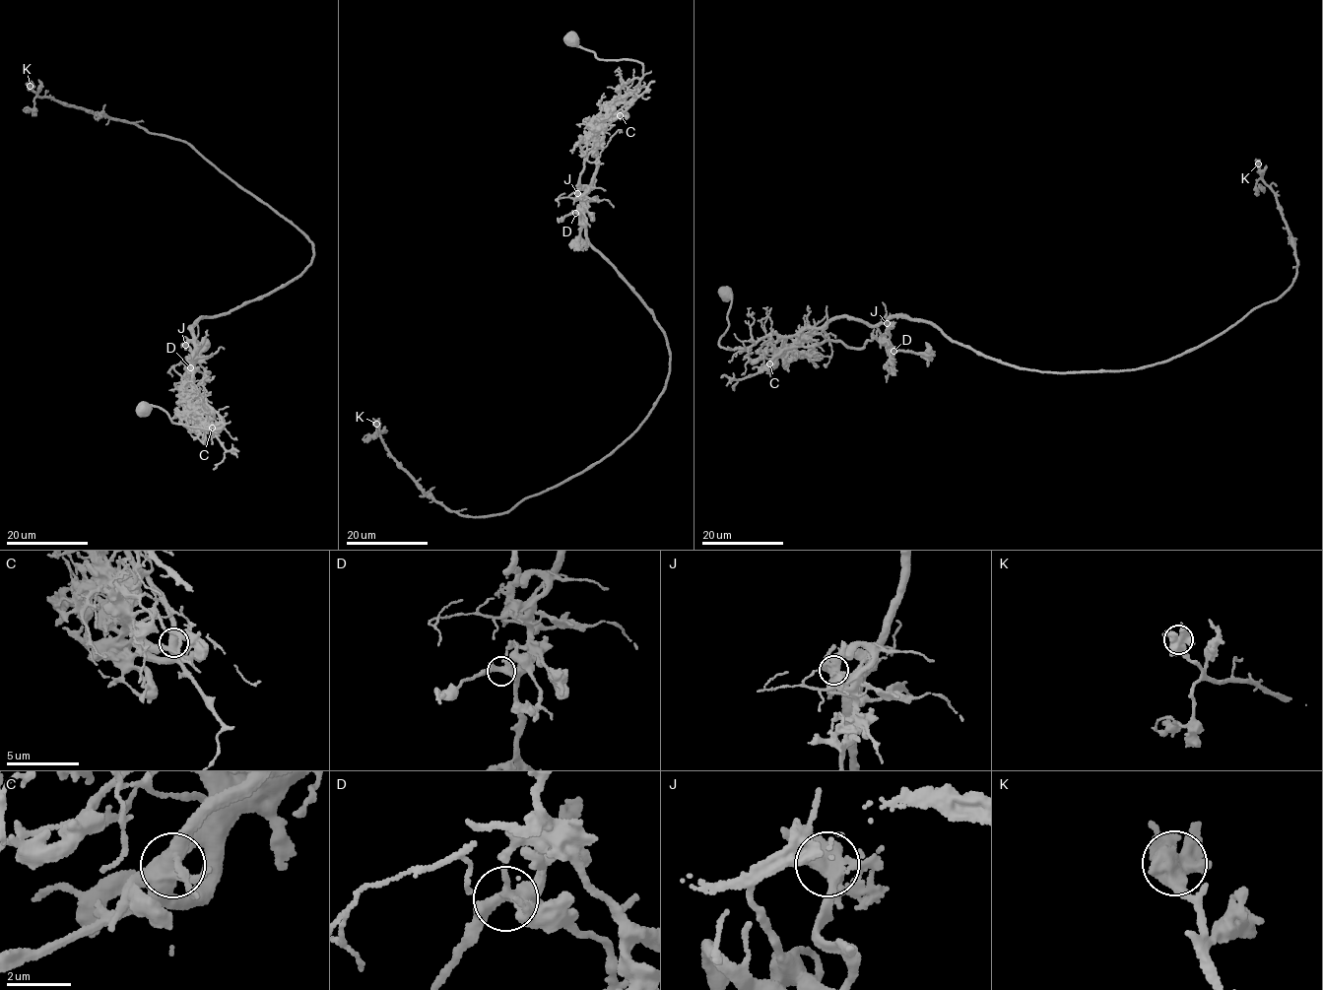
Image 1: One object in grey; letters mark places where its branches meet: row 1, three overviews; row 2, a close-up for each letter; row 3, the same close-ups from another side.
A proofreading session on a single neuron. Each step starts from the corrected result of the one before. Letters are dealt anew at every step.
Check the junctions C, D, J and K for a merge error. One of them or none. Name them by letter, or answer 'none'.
J

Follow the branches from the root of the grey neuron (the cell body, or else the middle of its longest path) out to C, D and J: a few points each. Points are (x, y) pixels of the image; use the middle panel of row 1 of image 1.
C: (572, 39), (597, 58), (637, 60), (642, 65), (638, 88), (616, 99), (608, 114), (620, 115)
D: (572, 39), (597, 58), (637, 60), (643, 68), (638, 88), (621, 98), (600, 126), (596, 172), (575, 213)
J: (572, 39), (597, 58), (637, 60), (643, 68), (638, 88), (621, 98), (600, 126), (594, 177), (577, 192)

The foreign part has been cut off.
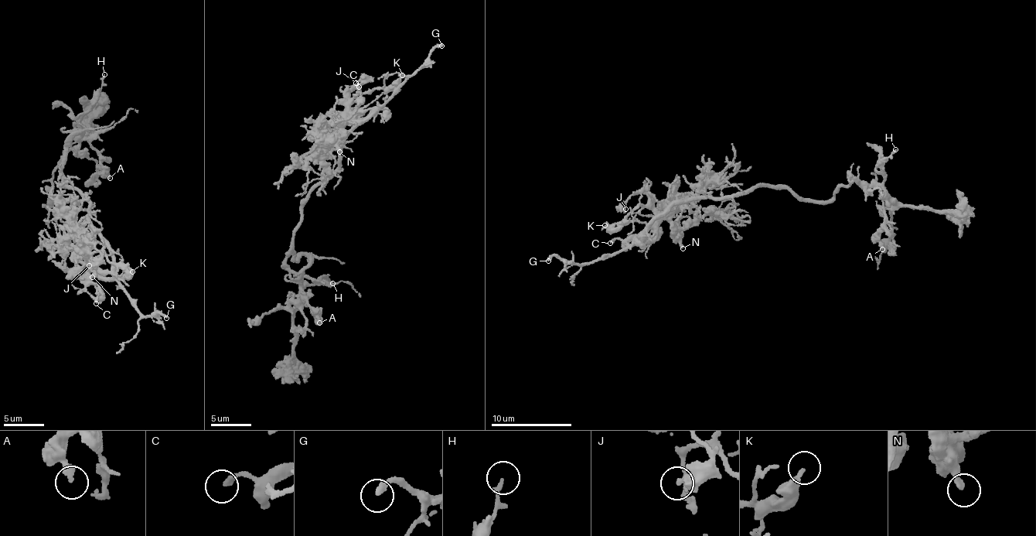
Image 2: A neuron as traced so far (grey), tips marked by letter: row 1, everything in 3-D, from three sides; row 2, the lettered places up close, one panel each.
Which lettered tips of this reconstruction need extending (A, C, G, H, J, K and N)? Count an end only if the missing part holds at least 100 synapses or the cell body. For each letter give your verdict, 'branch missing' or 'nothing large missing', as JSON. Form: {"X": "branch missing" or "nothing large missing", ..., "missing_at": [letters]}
{"A": "nothing large missing", "C": "nothing large missing", "G": "branch missing", "H": "nothing large missing", "J": "nothing large missing", "K": "nothing large missing", "N": "nothing large missing", "missing_at": ["G"]}

